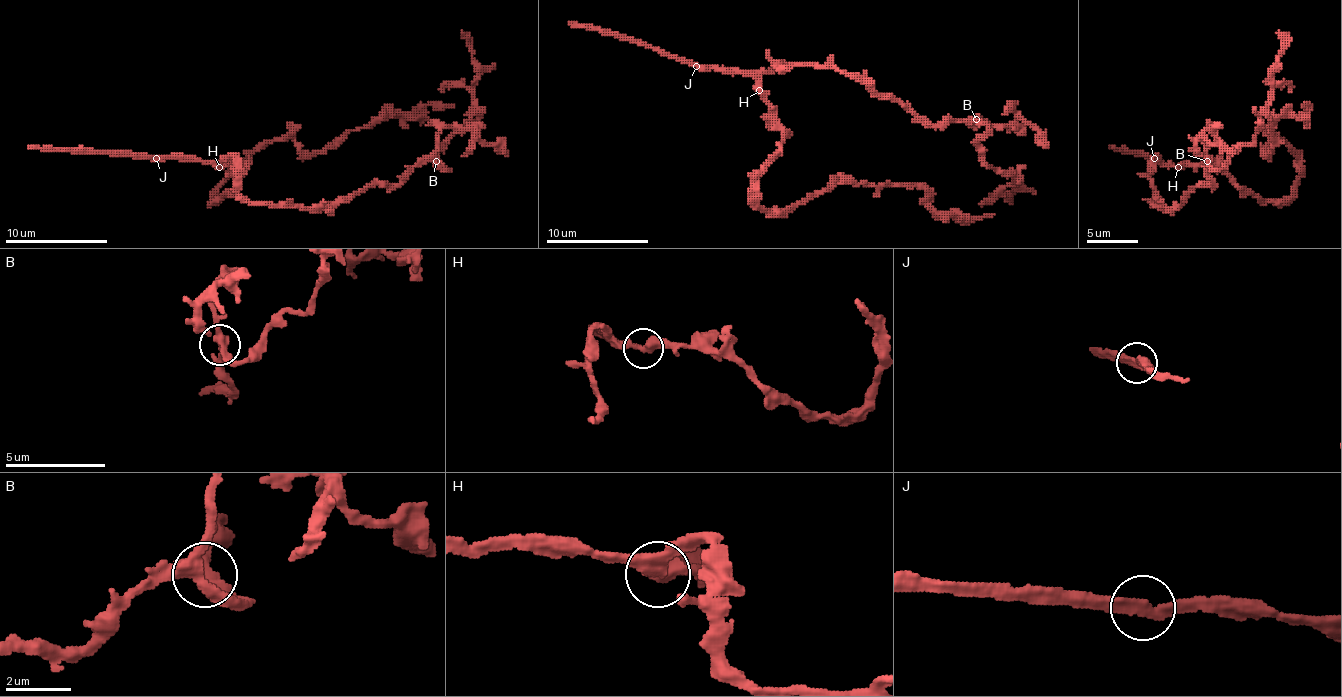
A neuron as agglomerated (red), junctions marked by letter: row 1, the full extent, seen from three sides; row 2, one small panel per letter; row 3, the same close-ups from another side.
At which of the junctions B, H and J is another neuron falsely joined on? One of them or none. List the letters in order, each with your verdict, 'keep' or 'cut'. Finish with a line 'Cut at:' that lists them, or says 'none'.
B: keep
H: keep
J: keep
Cut at: none

